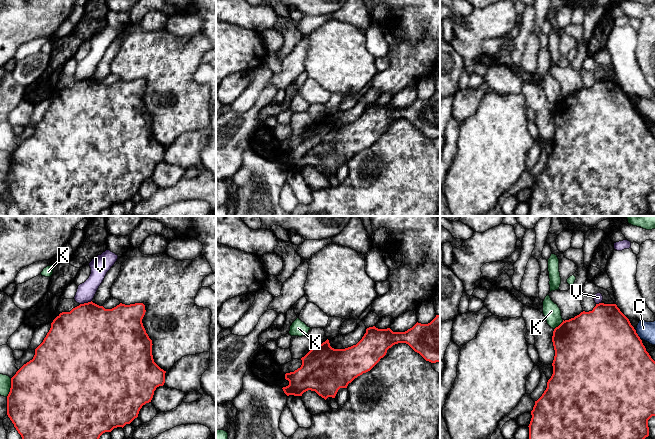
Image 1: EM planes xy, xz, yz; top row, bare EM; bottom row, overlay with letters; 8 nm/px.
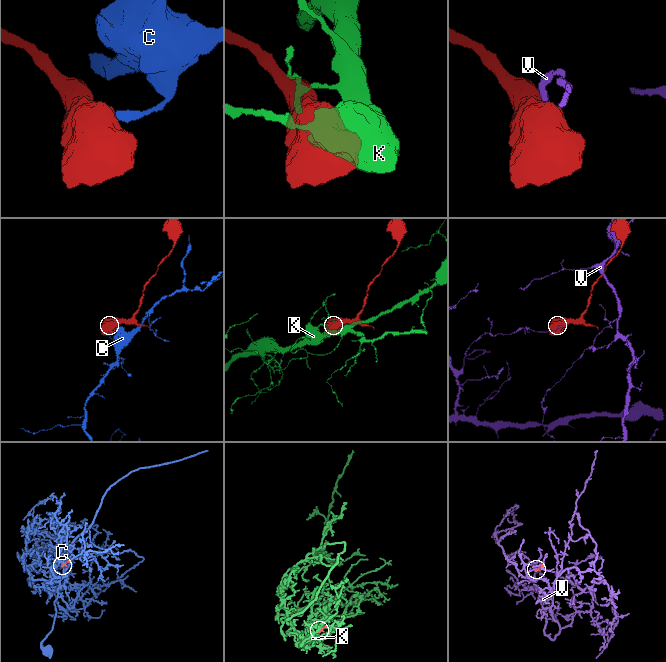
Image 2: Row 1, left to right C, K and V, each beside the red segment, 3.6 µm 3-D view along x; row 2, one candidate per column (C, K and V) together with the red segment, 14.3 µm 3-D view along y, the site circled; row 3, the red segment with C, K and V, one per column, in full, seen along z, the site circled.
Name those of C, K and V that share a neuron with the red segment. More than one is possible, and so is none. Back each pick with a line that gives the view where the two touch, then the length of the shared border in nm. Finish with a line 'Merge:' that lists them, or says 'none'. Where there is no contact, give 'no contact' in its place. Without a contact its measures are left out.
Merge: none

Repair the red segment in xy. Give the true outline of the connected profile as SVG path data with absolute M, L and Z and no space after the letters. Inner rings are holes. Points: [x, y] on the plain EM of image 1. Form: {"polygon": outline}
{"polygon": "M91 77L80 80L70 88L62 88L53 96L43 118L35 125L33 135L24 140L11 154L11 164L7 172L7 191L21 211L22 216L99 216L103 209L111 208L117 203L123 204L138 193L142 182L151 178L156 164L164 161L166 149L154 138L152 116L142 99L145 88L143 79L130 81L120 79L112 85L105 85Z"}

